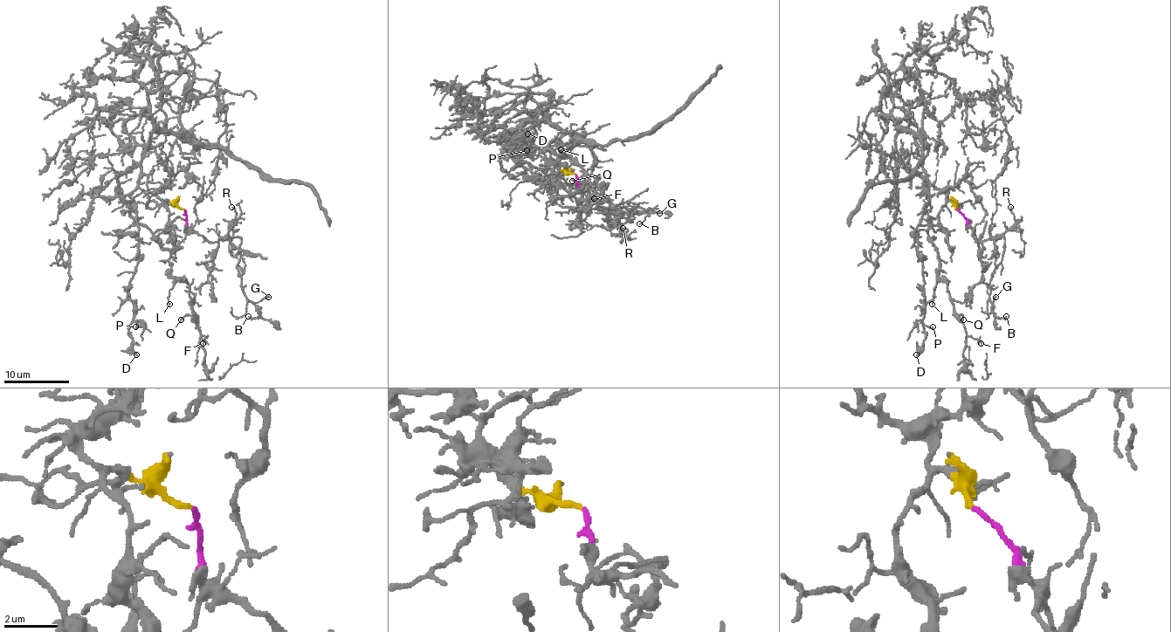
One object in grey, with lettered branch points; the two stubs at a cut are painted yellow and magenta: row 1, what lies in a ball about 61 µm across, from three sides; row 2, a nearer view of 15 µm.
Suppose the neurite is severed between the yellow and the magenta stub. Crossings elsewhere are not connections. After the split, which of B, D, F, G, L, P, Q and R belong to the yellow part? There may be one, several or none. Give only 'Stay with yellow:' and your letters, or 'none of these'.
Stay with yellow: D, F, L, P, Q

